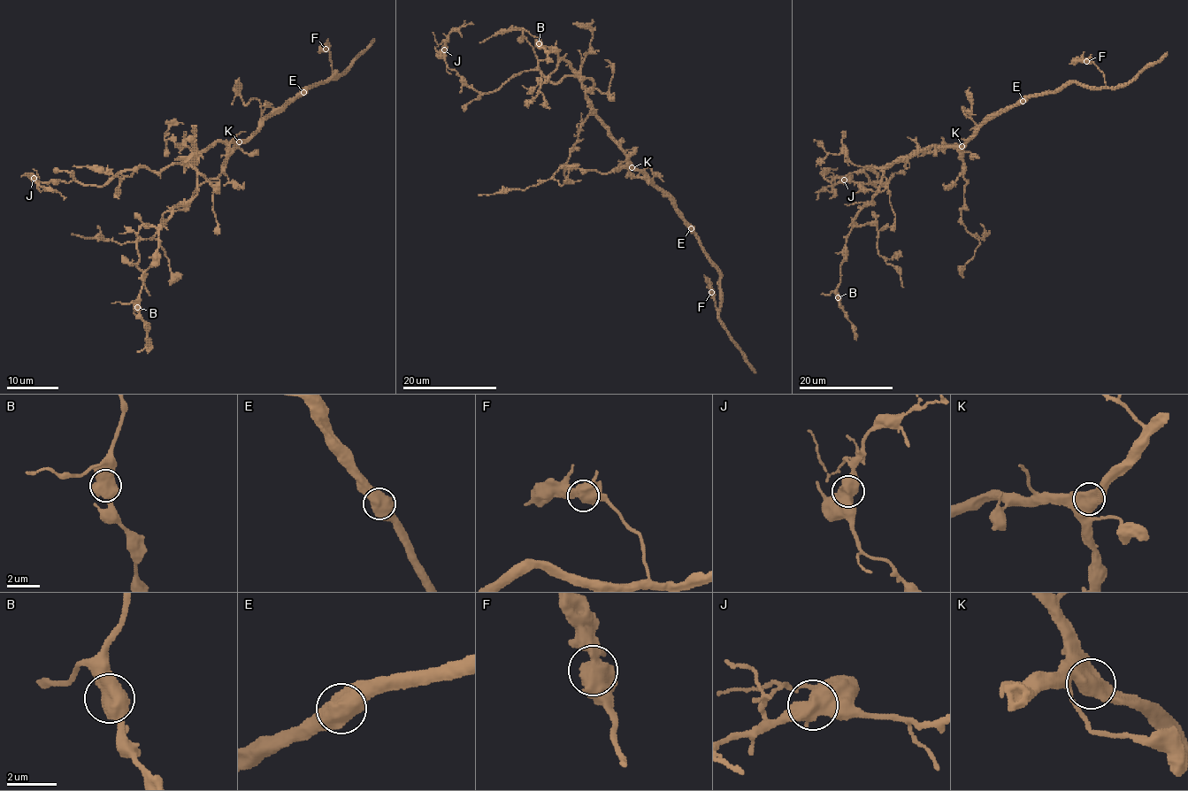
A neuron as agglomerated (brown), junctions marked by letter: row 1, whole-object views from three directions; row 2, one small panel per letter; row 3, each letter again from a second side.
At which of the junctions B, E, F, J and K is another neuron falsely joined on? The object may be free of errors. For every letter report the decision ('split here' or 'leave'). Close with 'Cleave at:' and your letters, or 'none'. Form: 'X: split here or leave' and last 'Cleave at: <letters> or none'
B: leave
E: leave
F: leave
J: leave
K: leave
Cleave at: none

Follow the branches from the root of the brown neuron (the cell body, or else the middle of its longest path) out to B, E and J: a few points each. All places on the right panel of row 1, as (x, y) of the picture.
B: (934, 146), (919, 149), (894, 160), (884, 171), (880, 190), (857, 214), (846, 239), (838, 297)
E: (934, 146), (961, 145), (980, 125), (1023, 100)
J: (934, 146), (888, 165), (870, 166), (877, 173), (864, 170), (875, 187), (885, 185), (845, 180)

